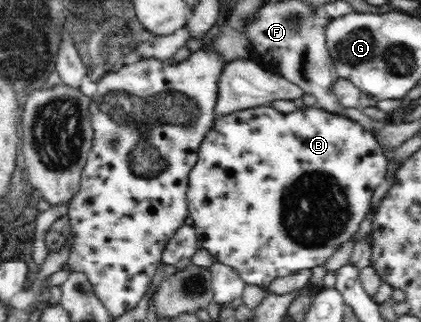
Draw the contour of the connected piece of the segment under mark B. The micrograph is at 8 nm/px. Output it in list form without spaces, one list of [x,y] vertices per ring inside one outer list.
[[[269,104],[238,110],[231,114],[222,115],[214,121],[214,128],[206,133],[205,140],[199,148],[199,162],[189,174],[189,210],[193,219],[192,226],[197,231],[200,248],[207,250],[214,258],[214,262],[225,264],[233,268],[247,285],[255,285],[268,290],[268,287],[277,278],[283,278],[297,271],[313,269],[324,266],[329,257],[339,250],[343,242],[347,242],[358,230],[366,214],[372,209],[372,198],[377,186],[385,181],[388,173],[388,159],[376,136],[363,129],[361,124],[349,117],[340,117],[330,113],[319,106],[306,107],[291,113],[282,113]]]

